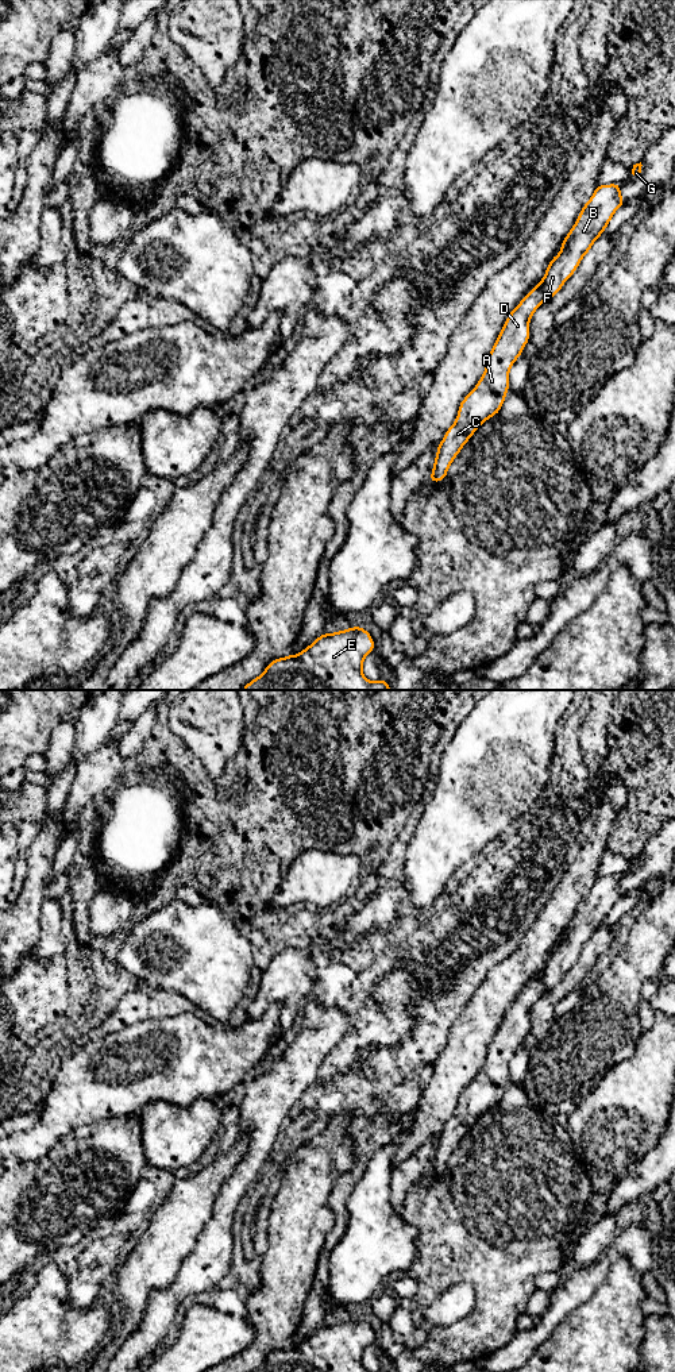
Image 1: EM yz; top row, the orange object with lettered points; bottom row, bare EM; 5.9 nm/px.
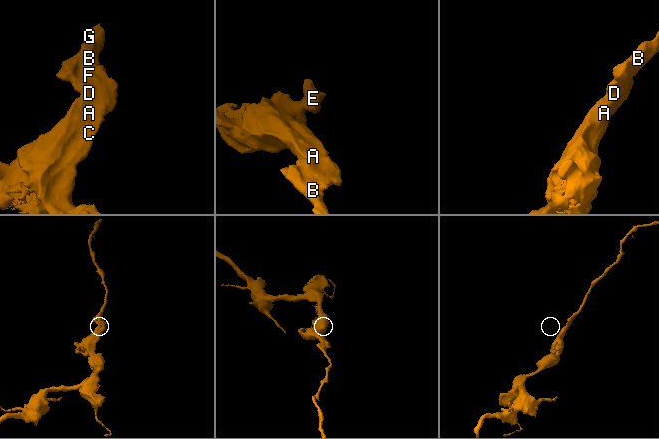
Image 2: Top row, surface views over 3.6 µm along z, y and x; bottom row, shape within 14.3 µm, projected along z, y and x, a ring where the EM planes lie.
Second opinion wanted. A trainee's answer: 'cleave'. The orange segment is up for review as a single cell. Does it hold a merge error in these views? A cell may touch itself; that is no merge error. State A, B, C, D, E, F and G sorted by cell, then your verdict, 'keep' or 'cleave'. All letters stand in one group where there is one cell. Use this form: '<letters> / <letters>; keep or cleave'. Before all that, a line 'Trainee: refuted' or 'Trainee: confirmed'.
Trainee: confirmed
A C D E / B F G; cleave

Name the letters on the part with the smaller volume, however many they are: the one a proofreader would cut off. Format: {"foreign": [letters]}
{"foreign": ["B", "F", "G"]}

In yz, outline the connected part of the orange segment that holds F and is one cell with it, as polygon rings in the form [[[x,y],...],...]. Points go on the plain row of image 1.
[[[620,875],[598,876],[594,880],[591,890],[583,897],[575,916],[562,933],[562,943],[551,951],[544,968],[536,976],[545,991],[559,984],[606,921],[614,903],[624,895]]]

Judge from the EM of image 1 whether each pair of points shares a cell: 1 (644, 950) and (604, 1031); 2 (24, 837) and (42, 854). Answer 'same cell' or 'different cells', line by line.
1: same cell
2: different cells

